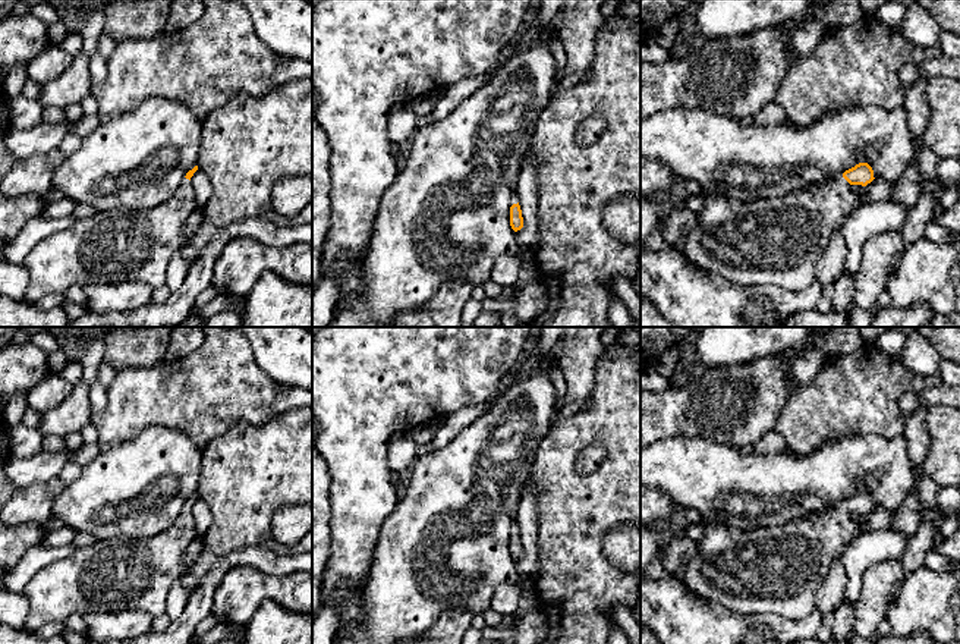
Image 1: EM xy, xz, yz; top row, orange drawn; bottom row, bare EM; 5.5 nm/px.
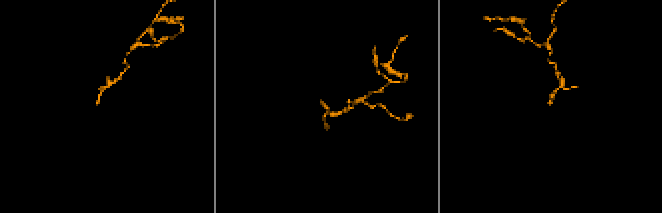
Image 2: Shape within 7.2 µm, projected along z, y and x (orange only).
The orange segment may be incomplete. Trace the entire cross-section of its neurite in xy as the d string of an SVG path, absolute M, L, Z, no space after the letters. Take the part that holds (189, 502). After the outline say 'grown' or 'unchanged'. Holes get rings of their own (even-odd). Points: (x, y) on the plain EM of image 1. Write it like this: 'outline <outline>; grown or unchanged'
outline M198 494L189 499L171 527L157 535L98 540L40 569L22 591L29 603L25 629L37 632L45 623L63 623L72 615L141 610L157 618L166 613L167 597L182 571L183 555L198 538L191 512L196 499Z; grown

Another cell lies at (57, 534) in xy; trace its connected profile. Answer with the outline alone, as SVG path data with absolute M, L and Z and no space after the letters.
M54 521L51 525L47 527L41 544L45 547L57 549L70 544L75 535L75 530L69 528L62 522Z

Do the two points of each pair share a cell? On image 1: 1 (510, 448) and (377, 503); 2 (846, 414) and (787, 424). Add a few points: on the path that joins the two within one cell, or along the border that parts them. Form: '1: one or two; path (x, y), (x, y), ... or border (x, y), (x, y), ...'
1: two; border (400, 499), (381, 528)
2: one; path (831, 414), (814, 414), (802, 424)

